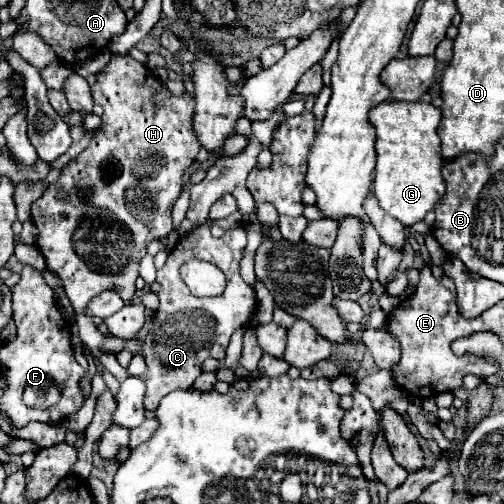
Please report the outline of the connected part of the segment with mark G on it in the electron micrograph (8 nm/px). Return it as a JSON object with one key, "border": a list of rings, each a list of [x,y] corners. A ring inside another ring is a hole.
{"border":[[[384,101],[372,107],[370,121],[376,127],[376,175],[374,175],[374,195],[380,207],[396,217],[406,227],[422,221],[428,211],[432,211],[444,197],[446,183],[442,177],[442,167],[446,159],[440,153],[438,125],[442,111],[426,101]]]}

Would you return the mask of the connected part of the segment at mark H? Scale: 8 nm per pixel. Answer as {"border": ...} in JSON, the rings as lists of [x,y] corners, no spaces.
{"border":[[[112,55],[112,65],[108,65],[108,69],[104,69],[104,73],[100,73],[100,77],[96,77],[96,79],[98,79],[98,81],[96,81],[96,85],[92,87],[92,97],[94,97],[96,105],[102,105],[102,107],[104,107],[104,115],[102,115],[104,125],[102,125],[102,131],[100,131],[100,133],[94,137],[94,141],[92,141],[74,161],[70,161],[70,165],[64,169],[64,171],[66,171],[66,183],[64,183],[64,173],[62,173],[62,179],[50,183],[50,185],[46,187],[46,191],[42,193],[42,197],[32,203],[32,221],[34,221],[36,229],[38,229],[36,247],[40,249],[40,253],[42,253],[44,259],[46,259],[46,269],[52,271],[52,273],[56,273],[56,275],[62,279],[64,291],[66,291],[66,295],[68,295],[68,299],[70,299],[70,303],[72,303],[72,307],[74,307],[74,311],[76,311],[76,325],[78,325],[78,331],[80,331],[80,339],[90,347],[92,357],[98,359],[98,361],[102,363],[102,367],[104,367],[106,371],[110,371],[110,373],[122,383],[122,381],[128,379],[128,369],[118,363],[116,355],[112,355],[112,353],[108,354],[100,350],[100,342],[105,341],[108,335],[104,335],[98,331],[93,323],[93,317],[86,314],[86,307],[88,307],[88,303],[90,303],[98,293],[102,293],[102,291],[106,291],[106,289],[116,289],[116,291],[122,295],[122,299],[124,299],[126,303],[132,303],[132,299],[134,299],[134,295],[136,295],[136,285],[134,285],[134,281],[138,279],[140,259],[146,255],[150,241],[154,241],[154,239],[164,239],[164,237],[172,231],[172,207],[174,207],[176,199],[178,199],[180,193],[182,193],[184,173],[186,173],[186,171],[190,169],[190,165],[194,163],[194,157],[198,155],[200,143],[198,143],[198,139],[196,139],[196,135],[194,135],[194,131],[192,131],[194,99],[192,99],[190,95],[174,97],[174,95],[166,89],[166,85],[164,85],[160,79],[156,79],[156,75],[148,69],[148,65],[138,63],[138,61],[132,59],[130,55],[128,55],[128,57],[116,57],[116,55]]]}

